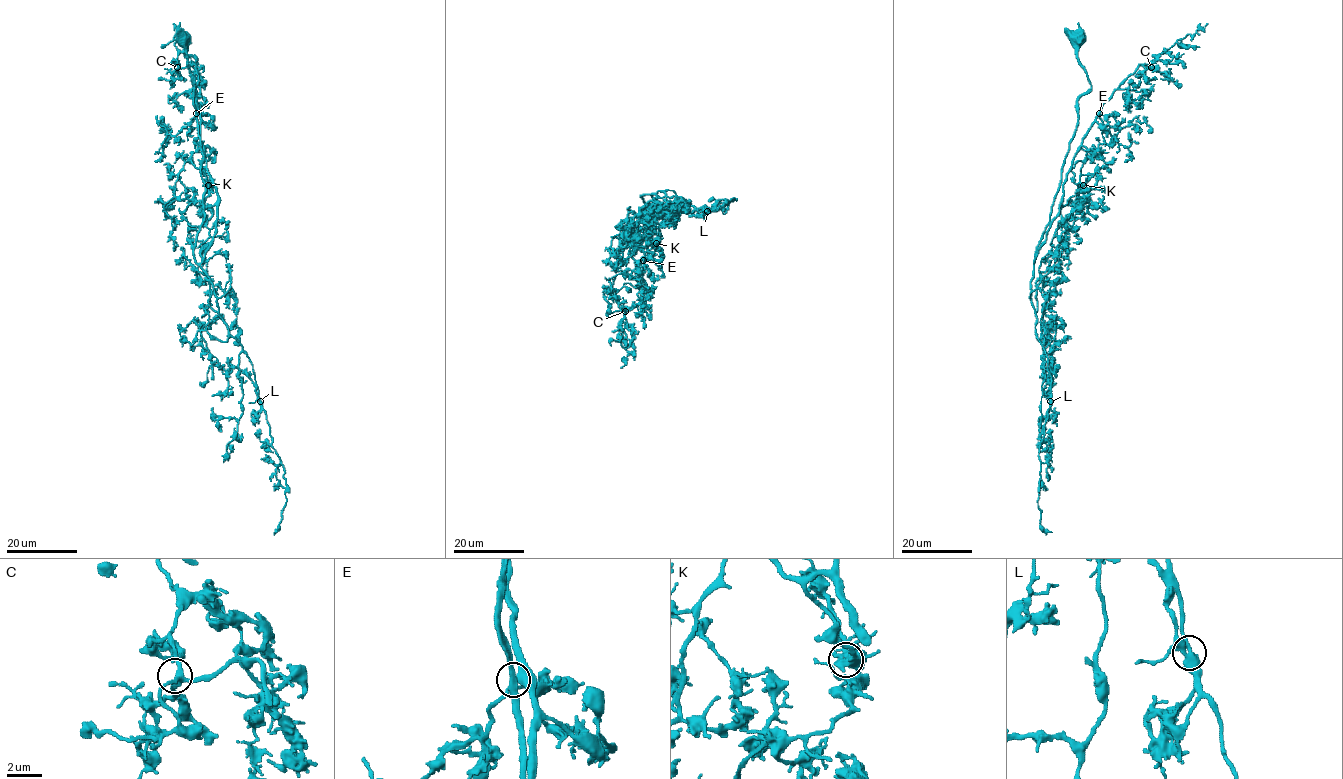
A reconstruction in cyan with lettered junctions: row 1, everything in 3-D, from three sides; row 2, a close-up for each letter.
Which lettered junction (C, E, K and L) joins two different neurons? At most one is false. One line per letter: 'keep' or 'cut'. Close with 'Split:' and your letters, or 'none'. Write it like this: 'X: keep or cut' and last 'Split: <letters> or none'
C: keep
E: keep
K: keep
L: keep
Split: none

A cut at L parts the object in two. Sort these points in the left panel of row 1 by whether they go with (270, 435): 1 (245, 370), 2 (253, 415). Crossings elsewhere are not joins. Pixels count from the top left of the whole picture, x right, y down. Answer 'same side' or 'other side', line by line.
1: same side
2: same side

